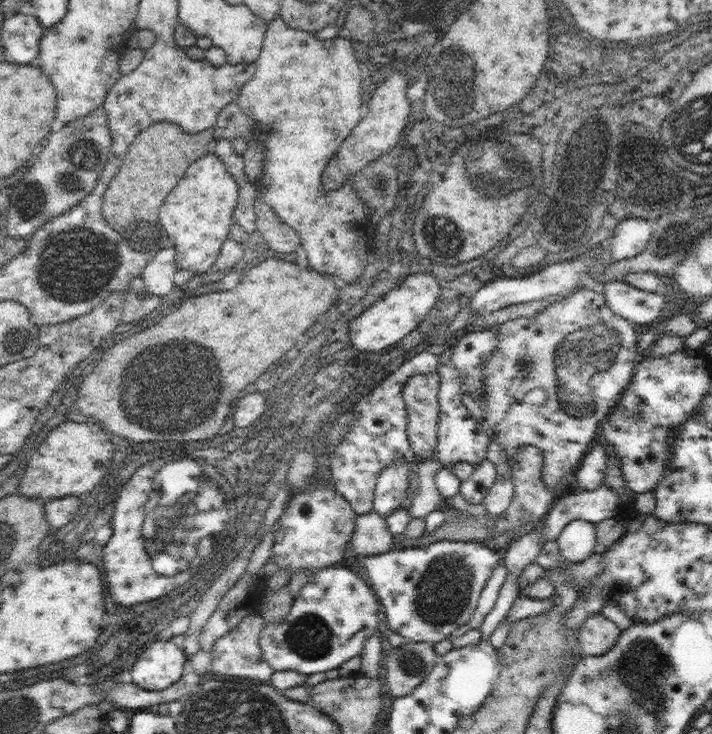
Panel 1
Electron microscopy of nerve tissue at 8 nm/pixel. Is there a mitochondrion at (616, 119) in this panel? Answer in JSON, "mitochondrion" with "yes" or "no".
{"mitochondrion":"yes"}

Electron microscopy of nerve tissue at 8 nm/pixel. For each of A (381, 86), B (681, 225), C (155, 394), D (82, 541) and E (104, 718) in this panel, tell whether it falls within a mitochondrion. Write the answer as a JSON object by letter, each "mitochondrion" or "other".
{"A":"other","B":"mitochondrion","C":"mitochondrion","D":"other","E":"other"}

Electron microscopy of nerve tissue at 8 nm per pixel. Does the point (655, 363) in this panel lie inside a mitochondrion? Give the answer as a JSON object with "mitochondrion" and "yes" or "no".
{"mitochondrion":"no"}

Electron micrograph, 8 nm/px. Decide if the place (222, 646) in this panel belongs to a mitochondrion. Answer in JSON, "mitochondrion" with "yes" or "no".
{"mitochondrion":"no"}

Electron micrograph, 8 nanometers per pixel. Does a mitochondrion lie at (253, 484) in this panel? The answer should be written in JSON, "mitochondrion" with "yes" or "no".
{"mitochondrion":"yes"}

